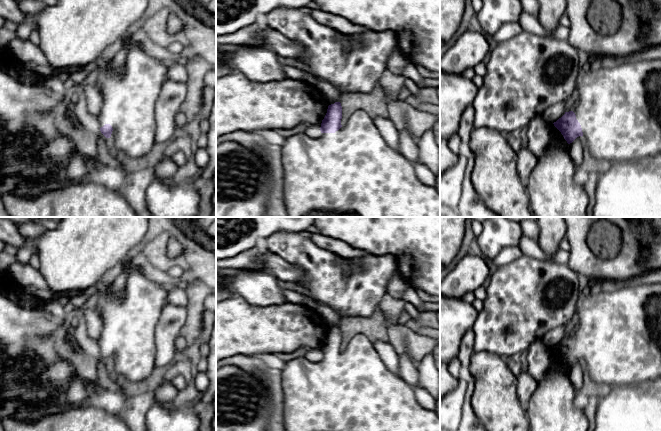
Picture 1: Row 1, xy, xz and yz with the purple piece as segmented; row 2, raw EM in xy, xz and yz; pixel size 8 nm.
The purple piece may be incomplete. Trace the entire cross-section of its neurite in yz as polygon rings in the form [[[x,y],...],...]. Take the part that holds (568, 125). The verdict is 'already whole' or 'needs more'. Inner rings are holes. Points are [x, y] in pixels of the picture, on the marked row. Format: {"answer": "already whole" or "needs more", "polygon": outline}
{"answer": "needs more", "polygon": [[[661,45],[627,56],[604,57],[602,66],[595,71],[580,69],[576,92],[576,109],[565,112],[553,123],[568,144],[581,136],[598,165],[661,157]]]}

